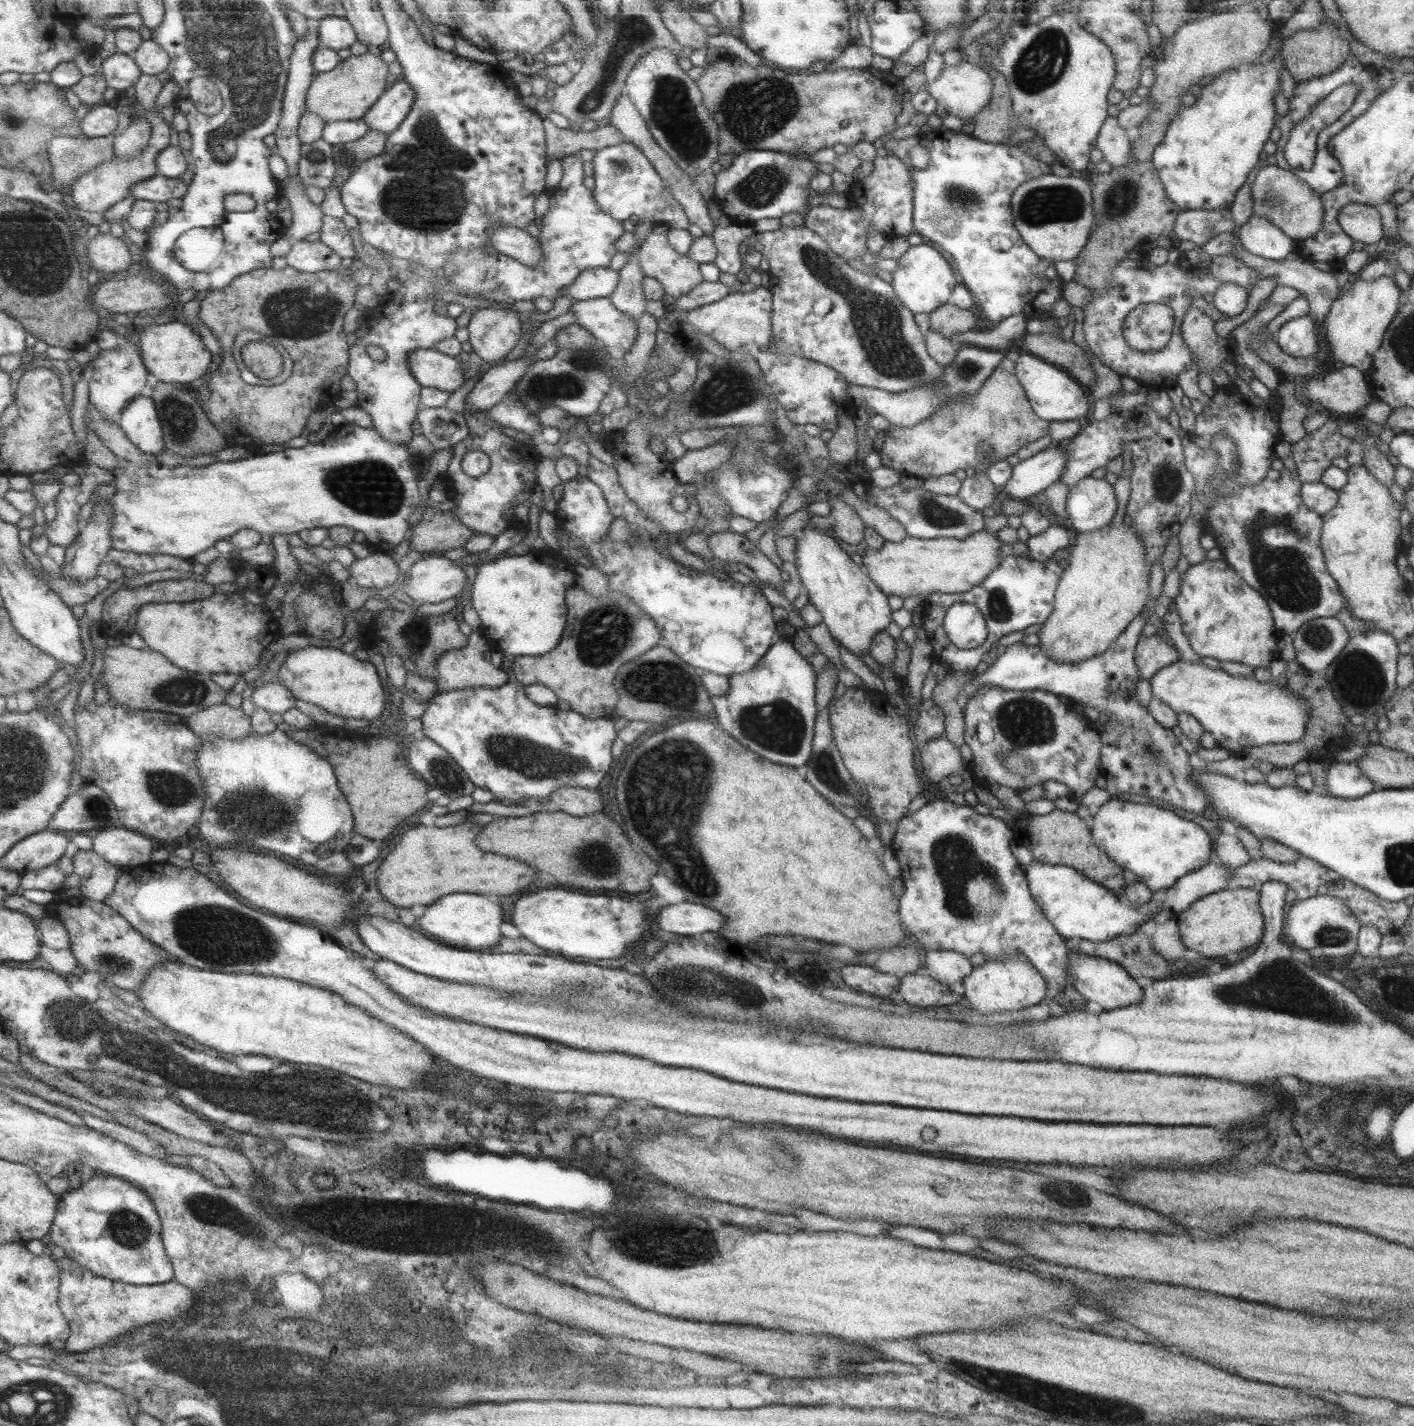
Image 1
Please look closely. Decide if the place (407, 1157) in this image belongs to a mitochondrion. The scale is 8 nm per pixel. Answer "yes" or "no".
no

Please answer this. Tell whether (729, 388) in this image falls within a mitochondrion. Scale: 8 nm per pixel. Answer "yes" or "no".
yes

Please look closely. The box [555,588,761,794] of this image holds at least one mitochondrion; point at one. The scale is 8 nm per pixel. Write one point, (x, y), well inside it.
(606, 633)

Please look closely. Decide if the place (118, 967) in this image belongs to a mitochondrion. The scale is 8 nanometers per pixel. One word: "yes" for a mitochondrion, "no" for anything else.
yes

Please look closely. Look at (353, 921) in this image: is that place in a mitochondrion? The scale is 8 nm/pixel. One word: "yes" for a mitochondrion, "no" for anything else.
no

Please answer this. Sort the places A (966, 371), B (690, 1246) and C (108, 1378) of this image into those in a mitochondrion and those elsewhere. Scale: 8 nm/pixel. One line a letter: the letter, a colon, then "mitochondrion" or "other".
A: mitochondrion
B: mitochondrion
C: other

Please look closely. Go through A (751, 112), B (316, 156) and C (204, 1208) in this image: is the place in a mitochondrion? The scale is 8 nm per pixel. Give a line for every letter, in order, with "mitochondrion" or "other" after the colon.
A: mitochondrion
B: mitochondrion
C: mitochondrion

